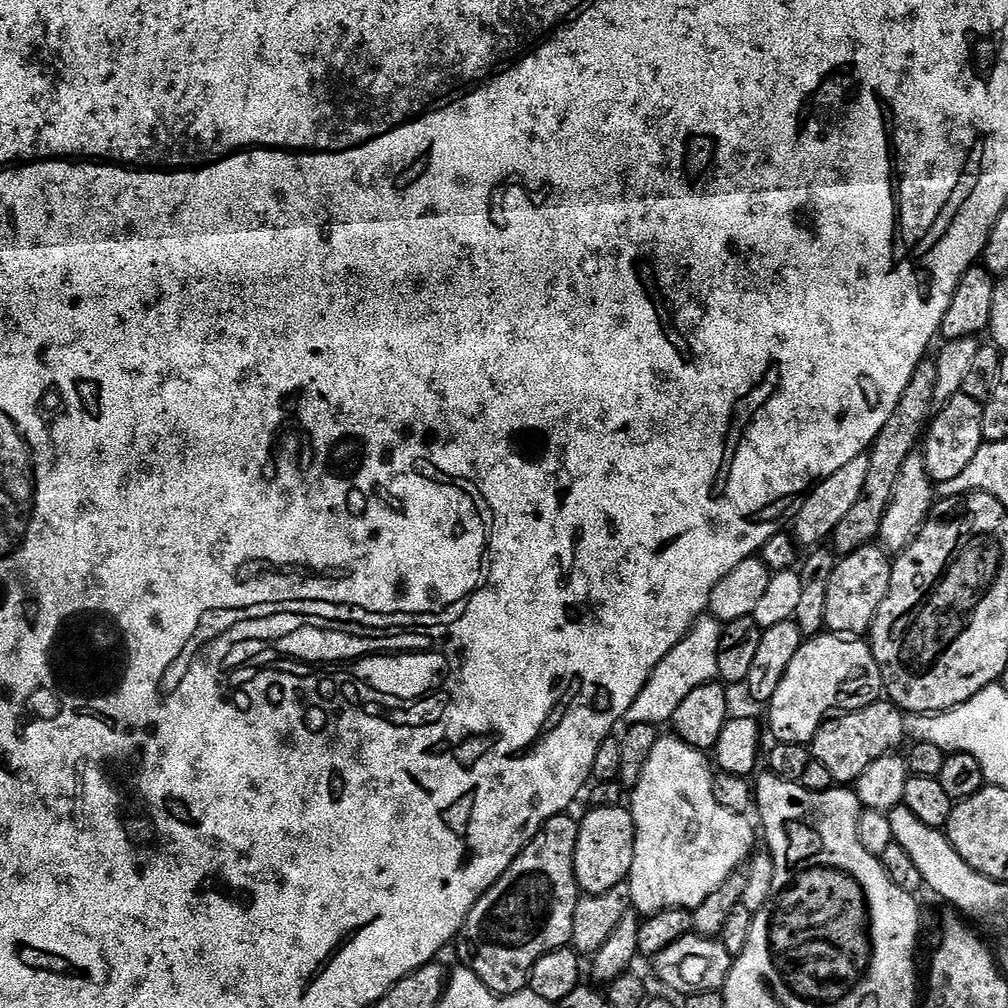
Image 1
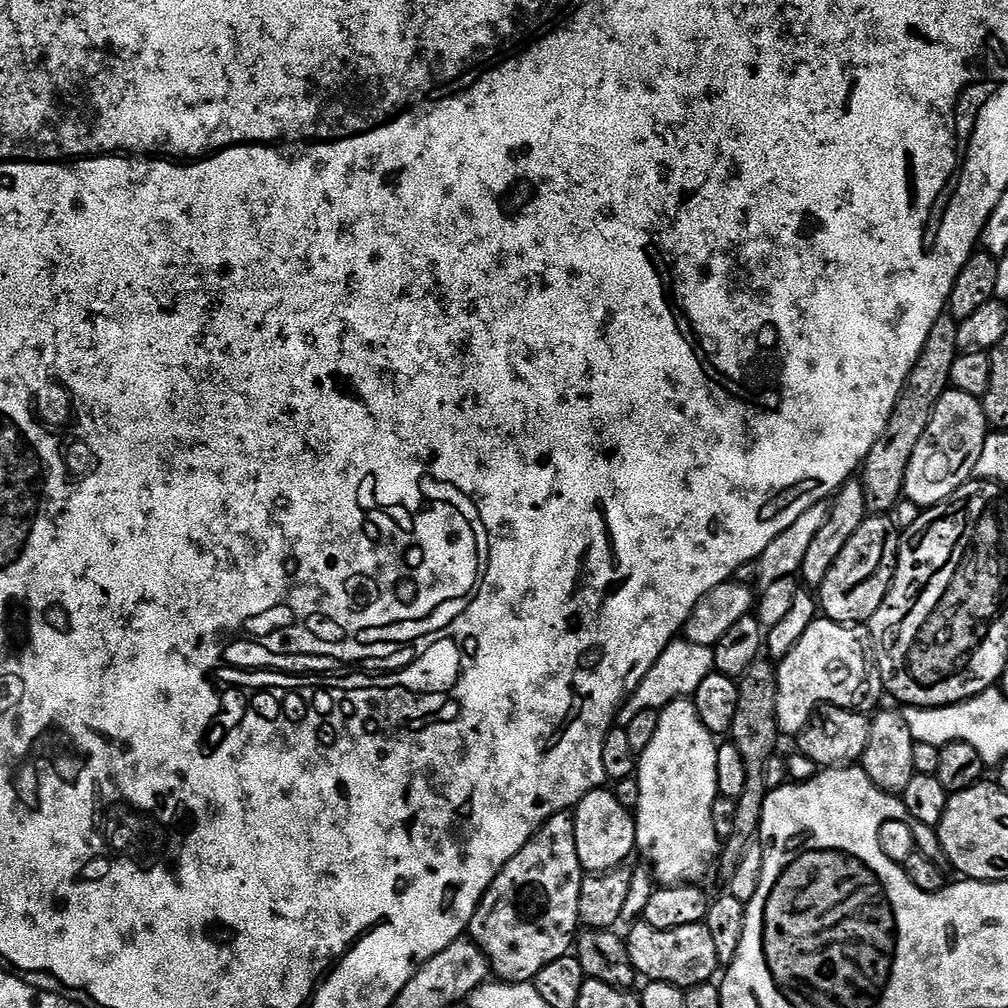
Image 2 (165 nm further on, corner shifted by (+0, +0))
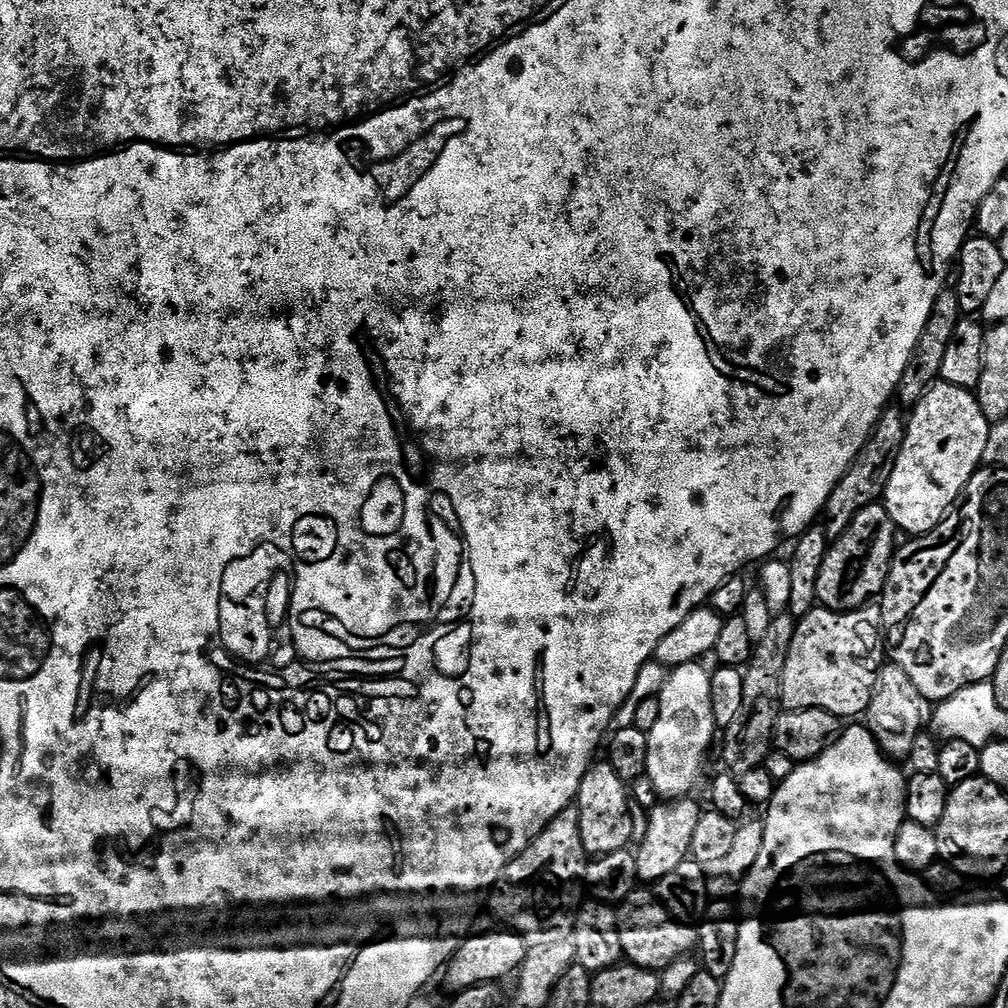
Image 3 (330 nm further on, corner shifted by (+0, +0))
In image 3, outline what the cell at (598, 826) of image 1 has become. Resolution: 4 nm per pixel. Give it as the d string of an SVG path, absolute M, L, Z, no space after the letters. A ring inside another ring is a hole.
M606 762L593 763L582 778L580 793L574 804L580 810L582 846L589 857L605 856L614 850L628 848L633 843L632 812L628 809L630 792L626 782L614 772L614 766Z

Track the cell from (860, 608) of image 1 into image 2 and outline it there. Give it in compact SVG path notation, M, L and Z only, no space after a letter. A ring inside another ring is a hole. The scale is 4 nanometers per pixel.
M872 514L858 526L854 538L846 542L842 554L838 554L826 582L818 590L818 608L827 619L849 626L867 625L882 606L896 573L896 559L900 549L901 529L896 529L893 517L888 514Z

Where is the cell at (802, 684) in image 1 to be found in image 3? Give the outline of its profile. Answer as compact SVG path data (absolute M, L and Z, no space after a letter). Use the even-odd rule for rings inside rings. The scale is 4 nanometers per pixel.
M817 606L799 617L782 678L782 704L789 708L821 708L841 718L867 713L876 675L886 660L879 607L833 612Z

